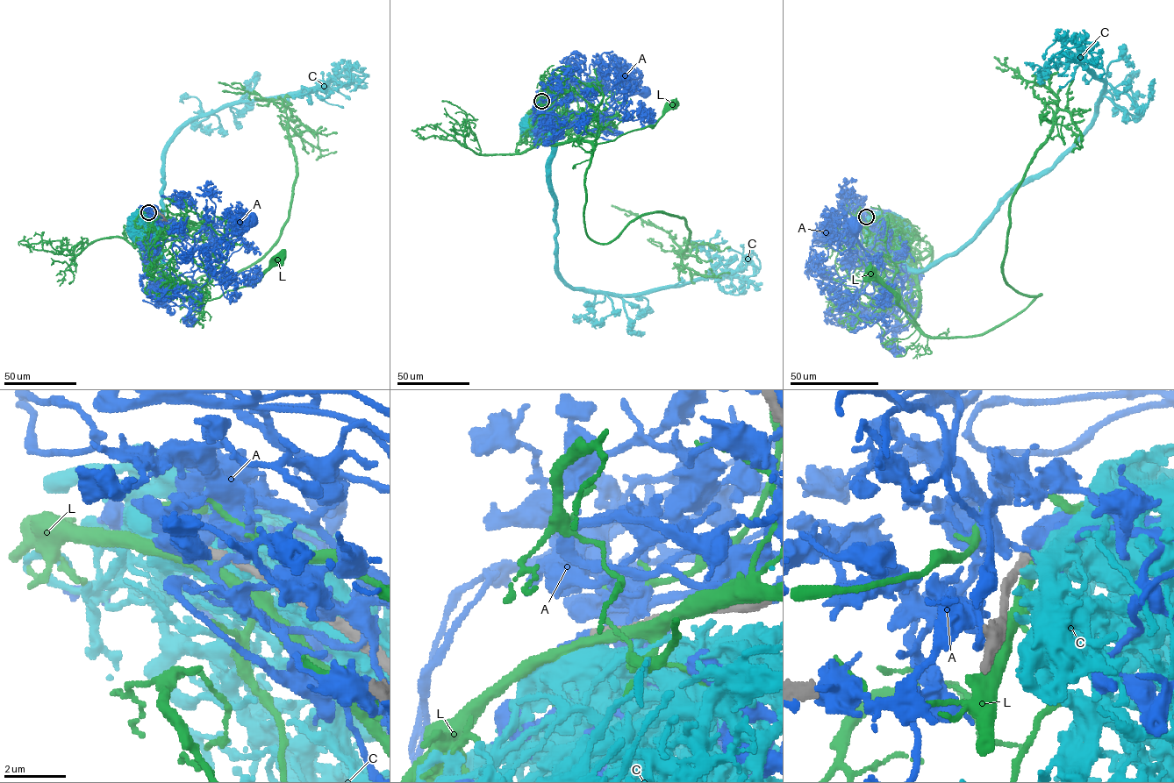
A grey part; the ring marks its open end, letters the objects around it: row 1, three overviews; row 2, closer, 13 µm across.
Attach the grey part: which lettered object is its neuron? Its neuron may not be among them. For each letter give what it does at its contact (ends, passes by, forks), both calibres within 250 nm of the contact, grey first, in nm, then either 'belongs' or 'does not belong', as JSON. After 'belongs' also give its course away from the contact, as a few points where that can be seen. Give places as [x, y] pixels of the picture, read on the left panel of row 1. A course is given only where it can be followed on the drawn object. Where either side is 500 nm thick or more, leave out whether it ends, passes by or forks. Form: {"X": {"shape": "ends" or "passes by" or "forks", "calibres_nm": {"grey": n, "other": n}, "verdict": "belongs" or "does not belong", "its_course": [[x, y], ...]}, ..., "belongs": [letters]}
{"A": {"calibres_nm": {"grey": 340, "other": 650}, "verdict": "does not belong"}, "C": {"shape": "ends", "calibres_nm": {"grey": 240, "other": 360}, "verdict": "does not belong"}, "L": {"shape": "passes by", "calibres_nm": {"grey": 360, "other": 360}, "verdict": "does not belong"}, "belongs": []}

